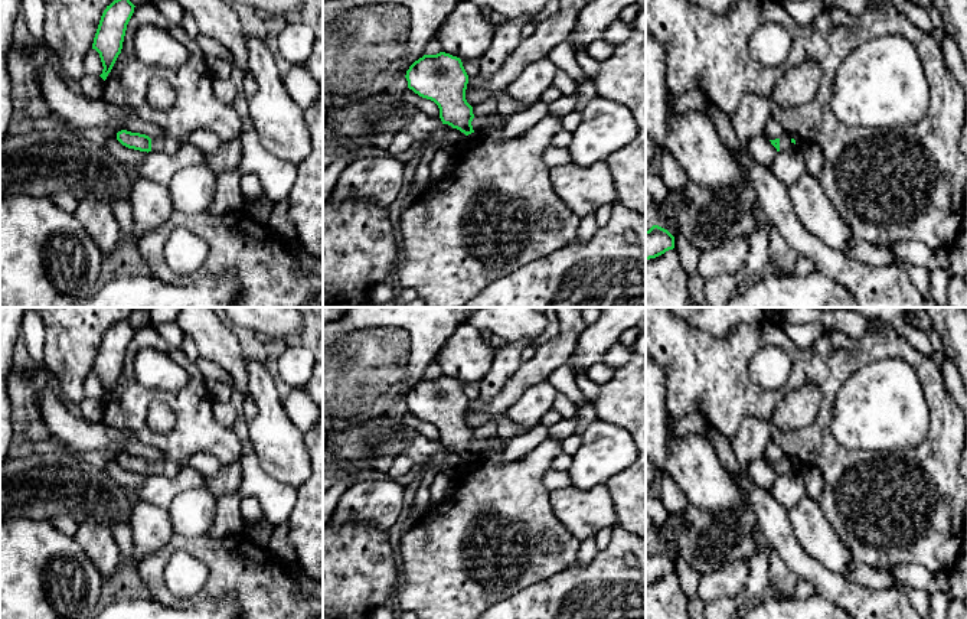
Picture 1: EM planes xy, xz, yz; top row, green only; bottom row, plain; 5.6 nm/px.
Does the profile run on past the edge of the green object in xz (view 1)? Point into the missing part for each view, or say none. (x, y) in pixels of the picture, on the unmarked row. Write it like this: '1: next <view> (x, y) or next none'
1: next xz (495, 442)

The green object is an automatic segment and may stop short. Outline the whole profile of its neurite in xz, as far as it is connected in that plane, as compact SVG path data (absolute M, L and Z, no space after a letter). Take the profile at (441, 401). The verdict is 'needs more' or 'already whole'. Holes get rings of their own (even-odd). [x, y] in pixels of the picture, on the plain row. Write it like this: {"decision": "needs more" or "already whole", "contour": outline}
{"decision": "needs more", "contour": "M445 375L424 378L409 390L405 401L409 413L438 429L442 447L465 459L487 450L503 453L506 443L499 433L489 439L473 437L465 423L468 398L460 381Z"}

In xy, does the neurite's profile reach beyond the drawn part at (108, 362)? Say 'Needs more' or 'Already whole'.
Already whole

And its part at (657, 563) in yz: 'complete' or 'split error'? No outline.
complete

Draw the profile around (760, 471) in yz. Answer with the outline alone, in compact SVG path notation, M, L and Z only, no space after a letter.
M757 459L751 462L745 467L747 473L752 479L752 482L764 489L770 491L777 479L777 472L771 467L771 465L765 459Z

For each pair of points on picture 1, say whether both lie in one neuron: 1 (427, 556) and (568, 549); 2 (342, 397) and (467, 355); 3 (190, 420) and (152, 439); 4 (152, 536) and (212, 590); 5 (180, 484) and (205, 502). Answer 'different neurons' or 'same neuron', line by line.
1: same neuron
2: different neurons
3: same neuron
4: different neurons
5: different neurons

